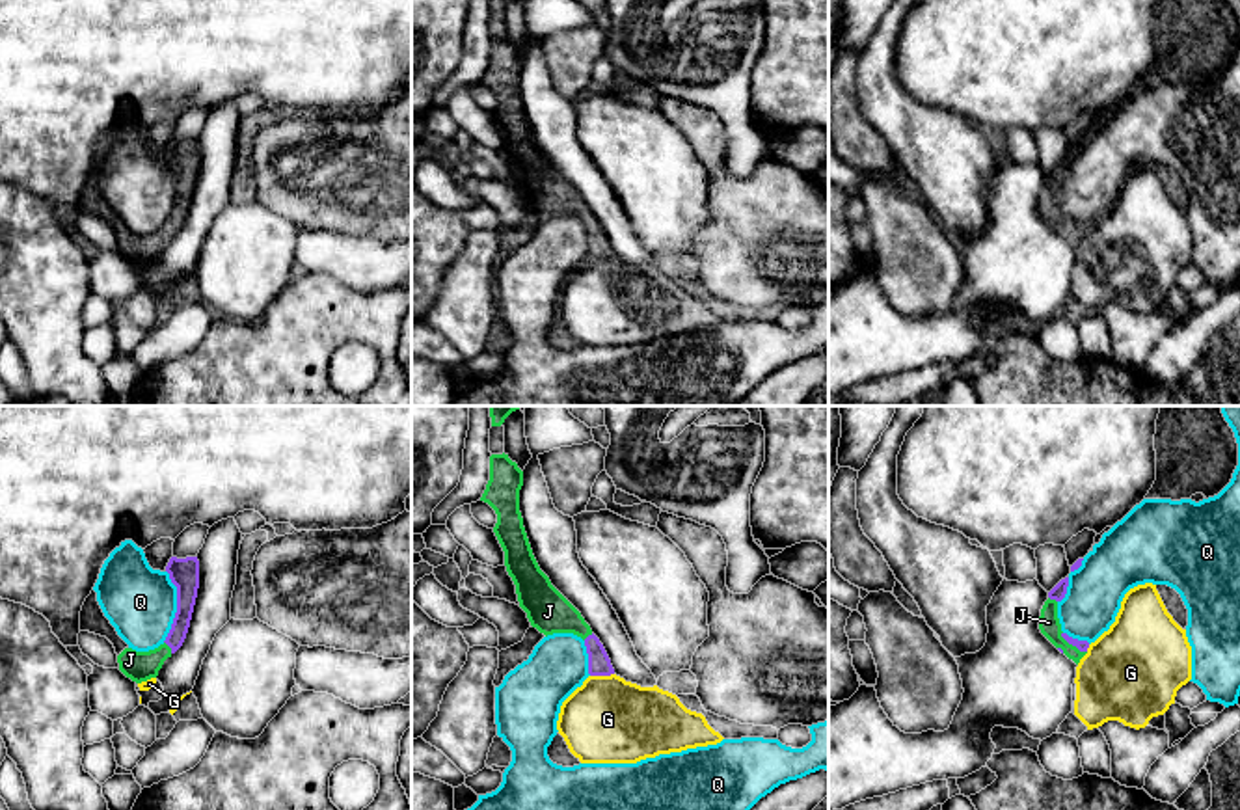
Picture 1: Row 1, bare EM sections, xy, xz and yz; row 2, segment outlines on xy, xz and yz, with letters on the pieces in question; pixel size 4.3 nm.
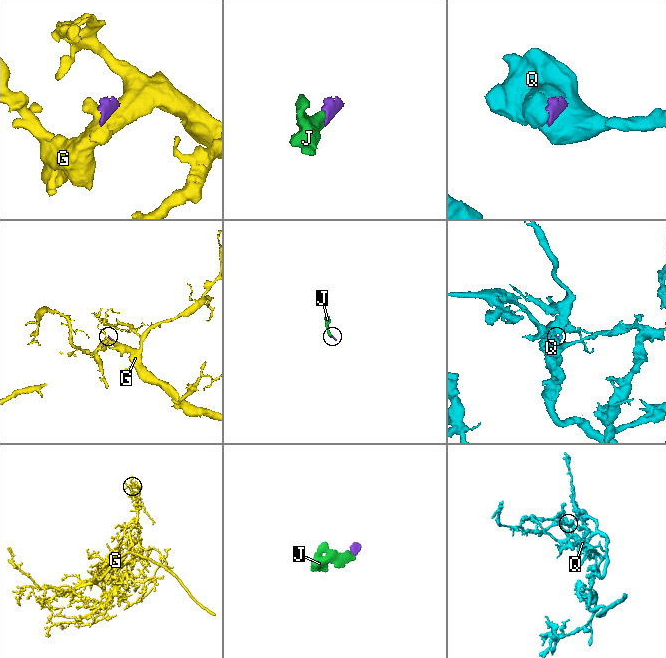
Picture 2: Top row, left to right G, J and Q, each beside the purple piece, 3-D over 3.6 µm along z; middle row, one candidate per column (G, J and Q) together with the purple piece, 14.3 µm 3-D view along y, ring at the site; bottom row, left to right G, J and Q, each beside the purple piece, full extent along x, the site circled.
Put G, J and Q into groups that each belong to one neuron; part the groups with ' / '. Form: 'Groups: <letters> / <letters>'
Groups: G / J / Q

